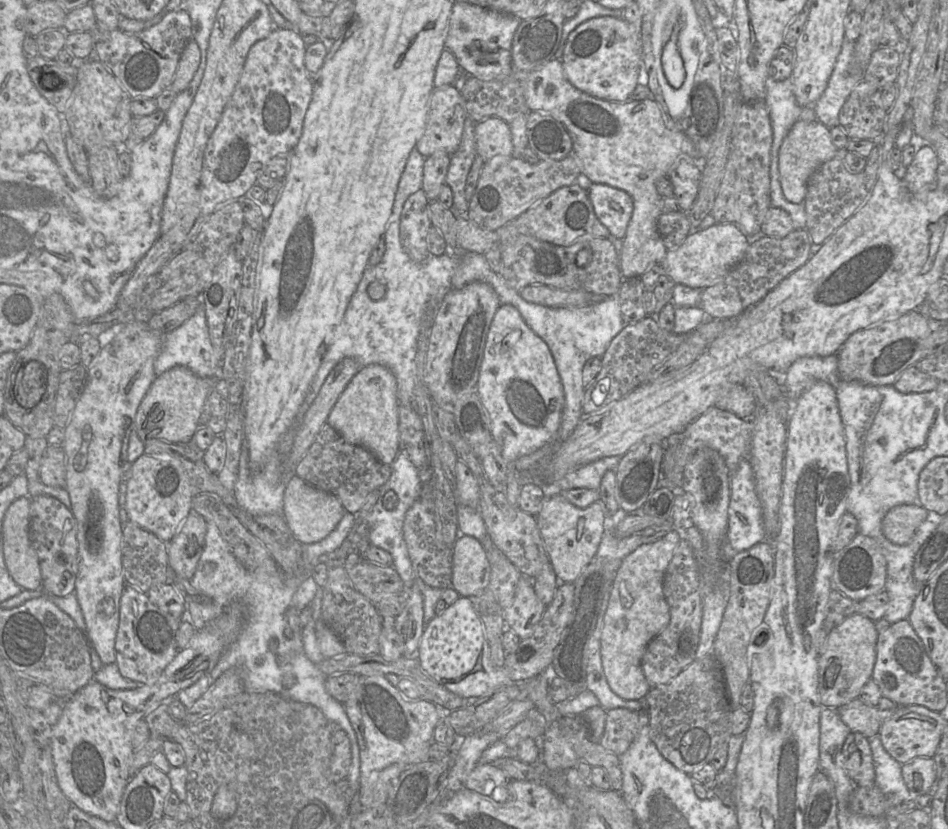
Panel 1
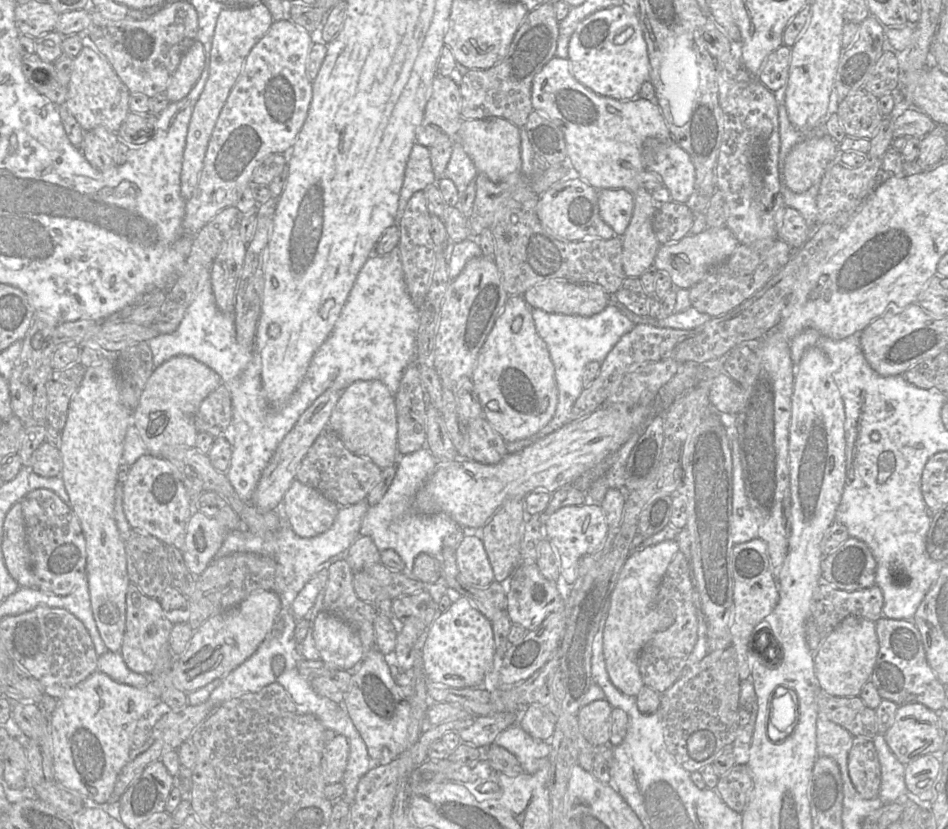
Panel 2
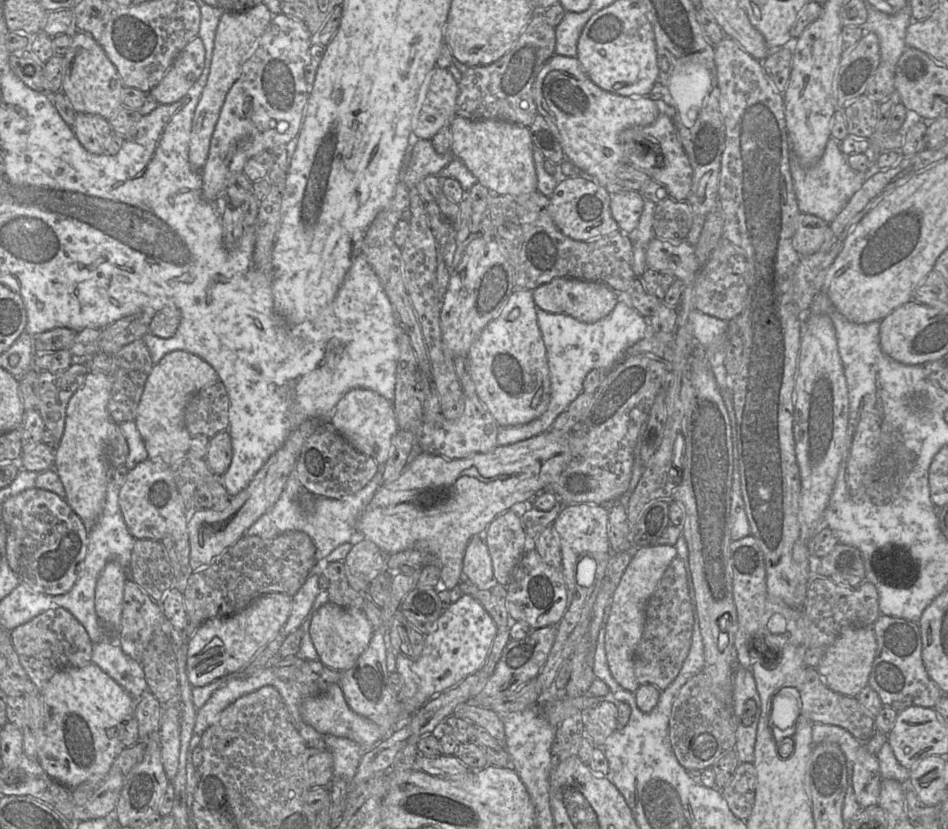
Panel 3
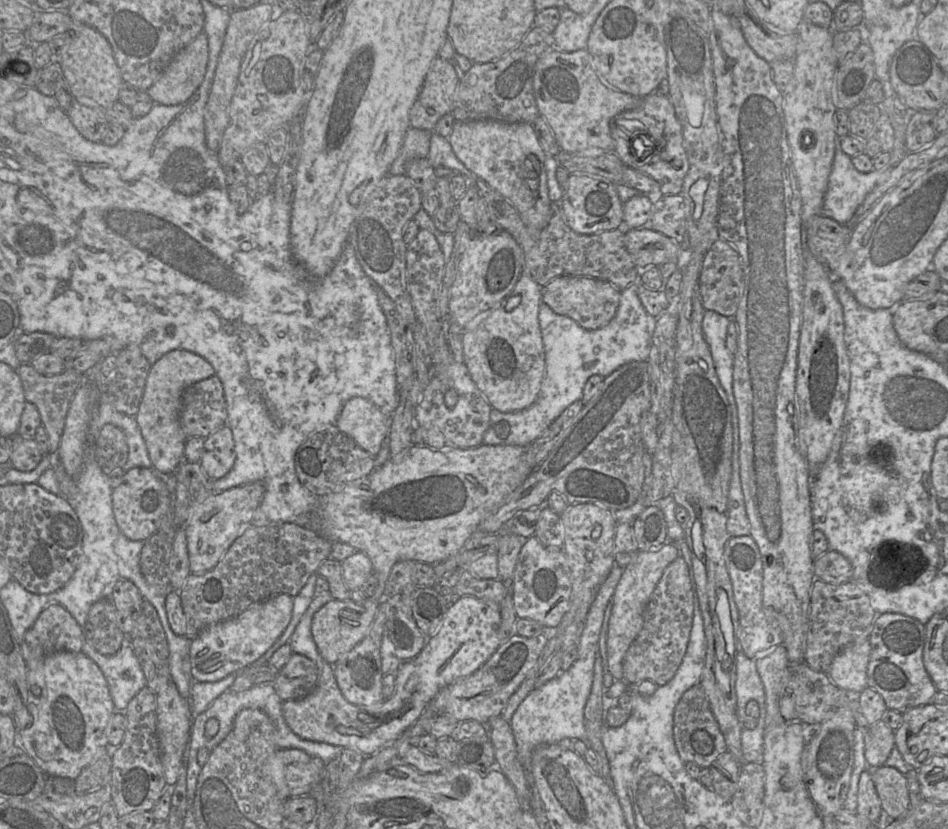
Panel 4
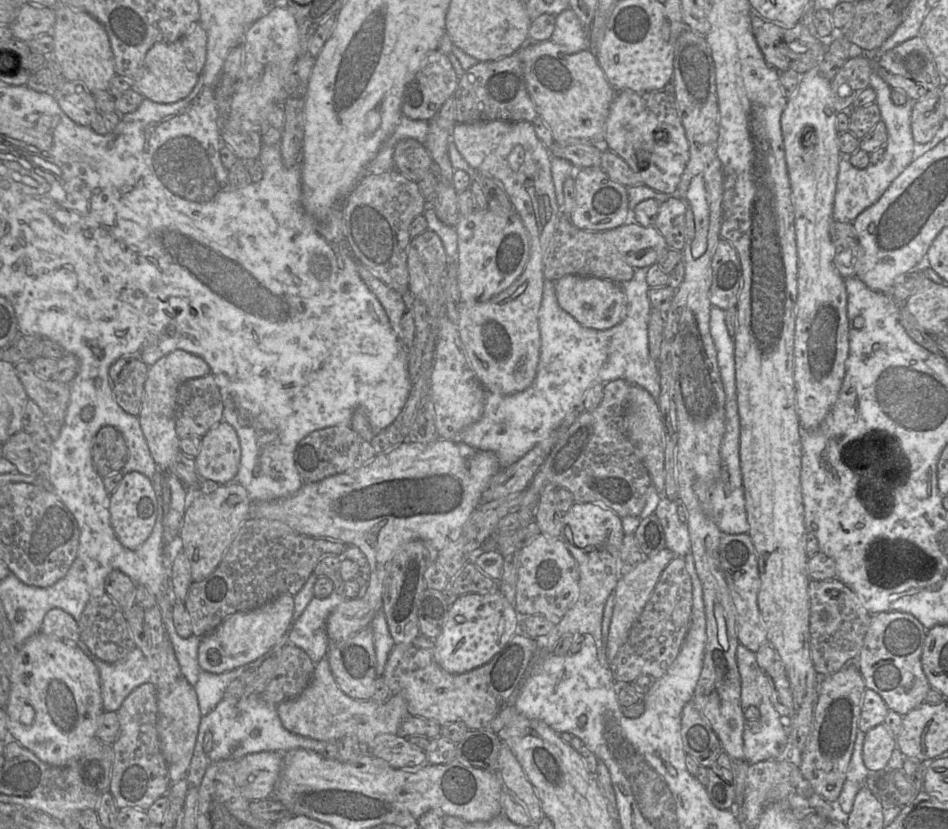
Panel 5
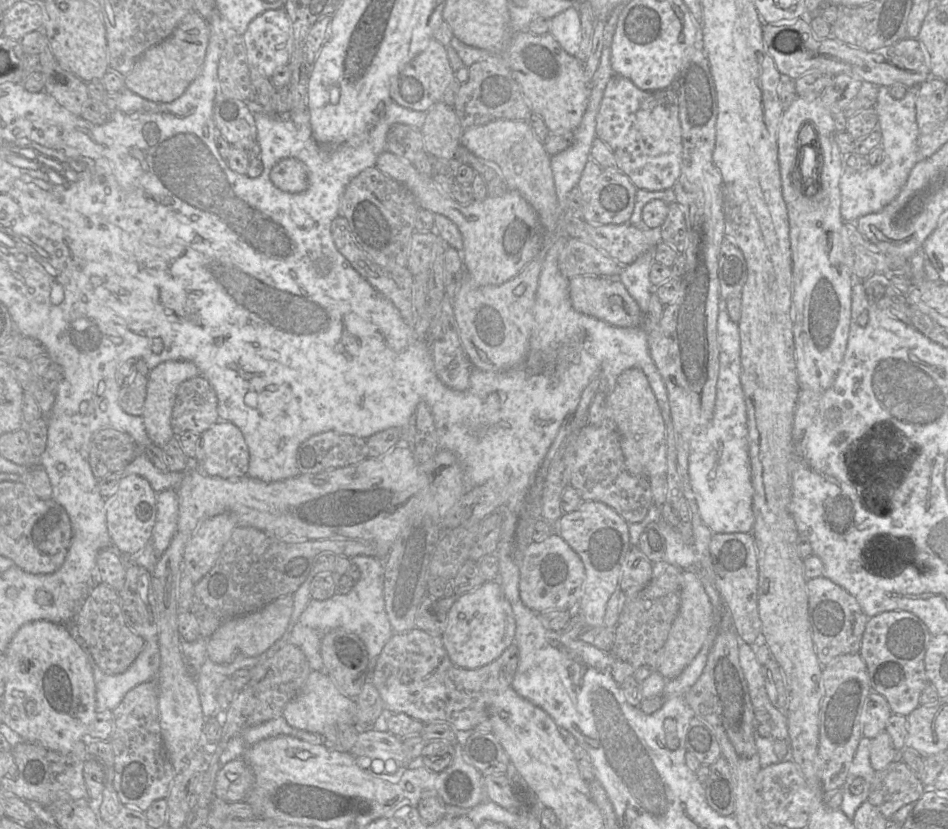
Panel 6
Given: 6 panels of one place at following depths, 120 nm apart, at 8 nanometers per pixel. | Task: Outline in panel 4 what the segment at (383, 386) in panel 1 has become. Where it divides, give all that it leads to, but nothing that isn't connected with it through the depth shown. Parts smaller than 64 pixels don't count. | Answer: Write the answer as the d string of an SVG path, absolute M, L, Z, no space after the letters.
M353 397L343 405L335 425L375 457L388 438L390 419L371 401Z

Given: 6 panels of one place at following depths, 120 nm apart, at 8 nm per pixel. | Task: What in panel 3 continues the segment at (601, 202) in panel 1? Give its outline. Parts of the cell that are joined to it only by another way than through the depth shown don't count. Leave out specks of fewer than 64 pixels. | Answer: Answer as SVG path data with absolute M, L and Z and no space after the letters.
M620 190L610 194L610 211L619 230L628 235L638 223L644 206L644 198L635 190Z

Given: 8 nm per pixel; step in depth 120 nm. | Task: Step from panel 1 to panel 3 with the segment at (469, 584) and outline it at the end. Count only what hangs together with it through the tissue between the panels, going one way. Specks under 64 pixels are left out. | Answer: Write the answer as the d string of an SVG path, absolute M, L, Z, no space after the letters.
M477 535L472 536L466 546L463 575L479 589L487 589L498 583L493 575L492 559L486 542Z

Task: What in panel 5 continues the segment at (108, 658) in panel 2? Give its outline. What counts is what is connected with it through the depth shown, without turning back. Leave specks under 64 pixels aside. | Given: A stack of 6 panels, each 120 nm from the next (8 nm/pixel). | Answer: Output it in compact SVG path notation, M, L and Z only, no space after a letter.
M81 639L77 646L98 669L104 711L117 712L133 690L141 684L154 682L154 673L137 647L123 659L106 663L97 658Z

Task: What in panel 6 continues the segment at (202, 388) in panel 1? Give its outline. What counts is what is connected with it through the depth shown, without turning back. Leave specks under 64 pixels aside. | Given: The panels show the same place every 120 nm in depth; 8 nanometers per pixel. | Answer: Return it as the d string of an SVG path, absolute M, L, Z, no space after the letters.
M170 360L158 364L148 374L146 398L142 413L145 430L159 448L163 448L174 437L171 426L172 411L179 386L186 380L201 375L199 367L189 360Z

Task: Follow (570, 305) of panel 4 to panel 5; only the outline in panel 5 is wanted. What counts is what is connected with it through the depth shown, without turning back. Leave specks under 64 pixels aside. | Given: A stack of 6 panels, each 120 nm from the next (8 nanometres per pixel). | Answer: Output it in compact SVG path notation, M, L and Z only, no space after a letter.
M565 275L554 282L559 306L579 324L596 330L619 324L626 315L627 300L618 283L593 276Z

